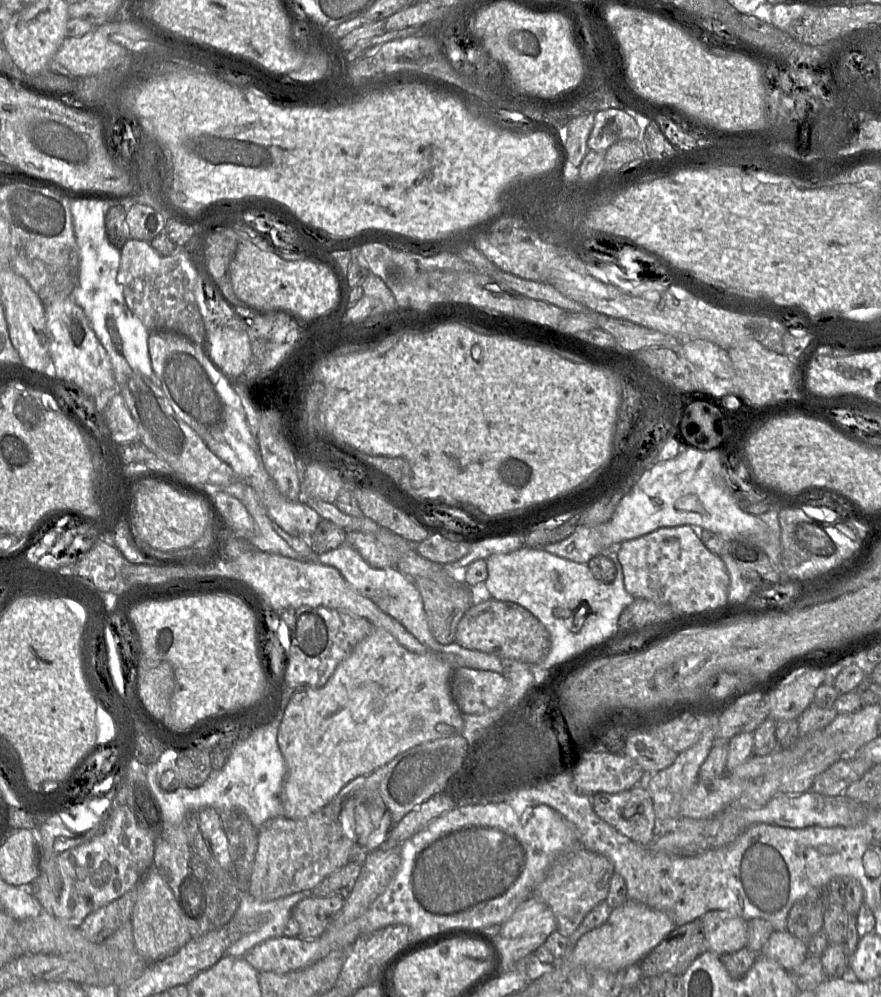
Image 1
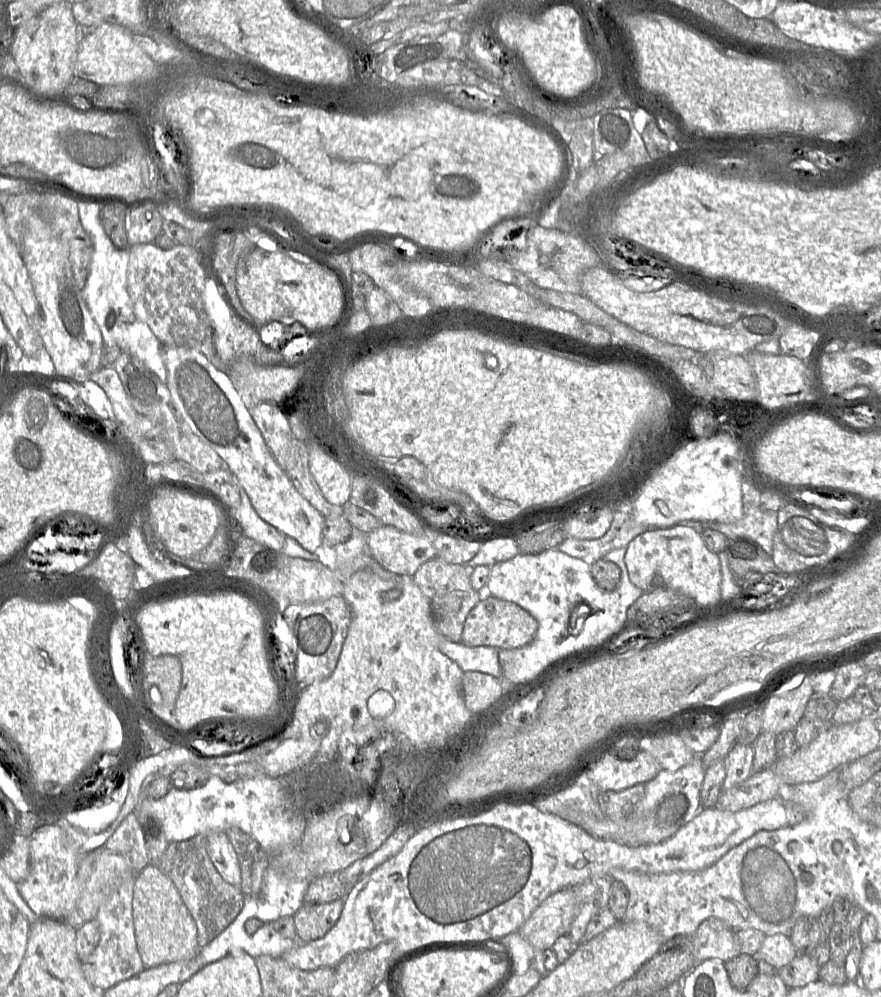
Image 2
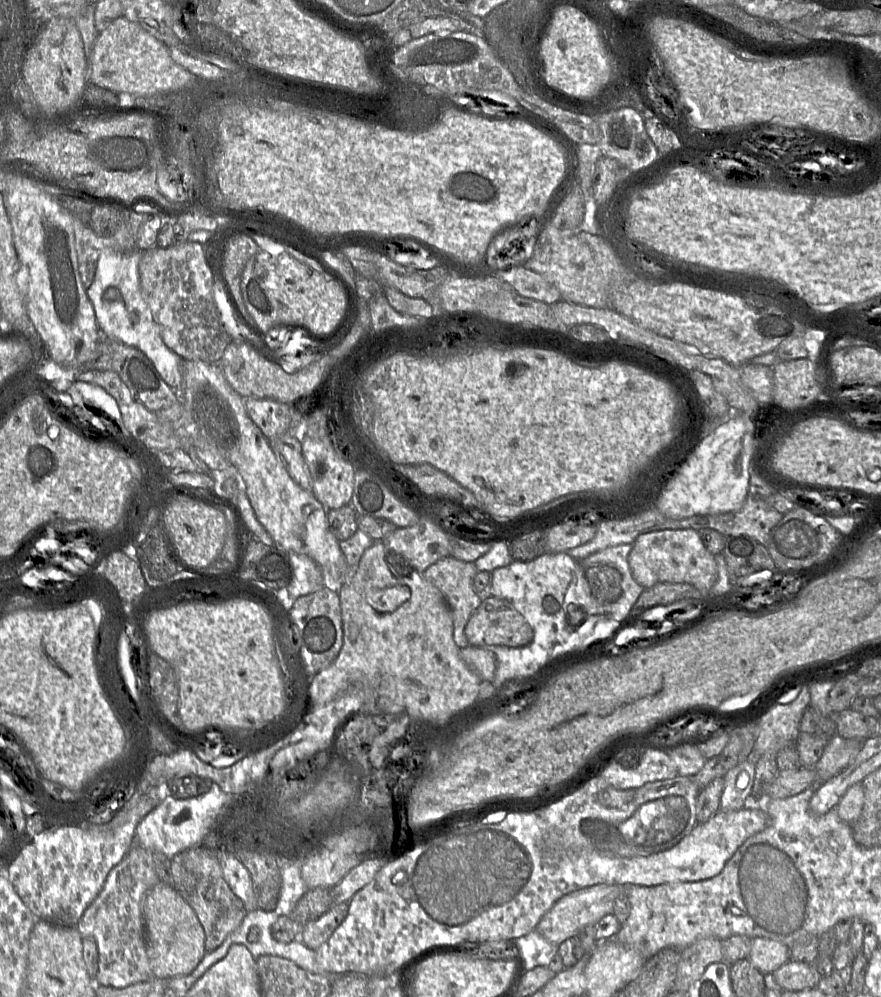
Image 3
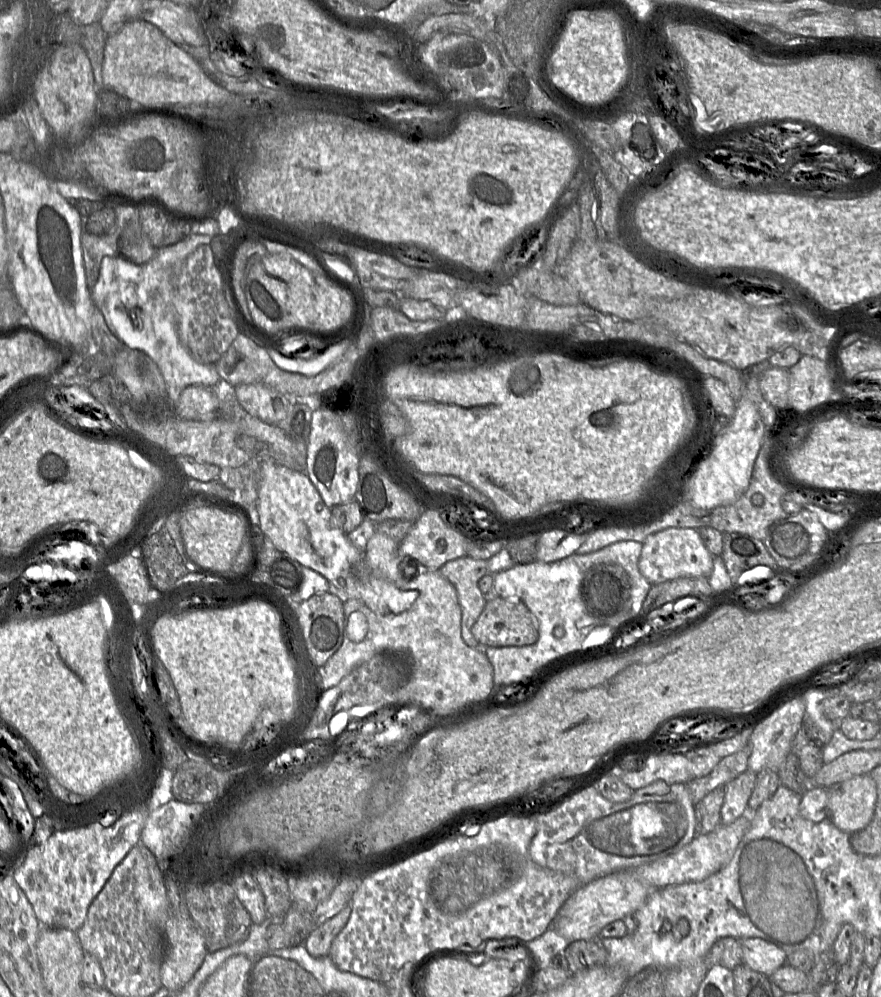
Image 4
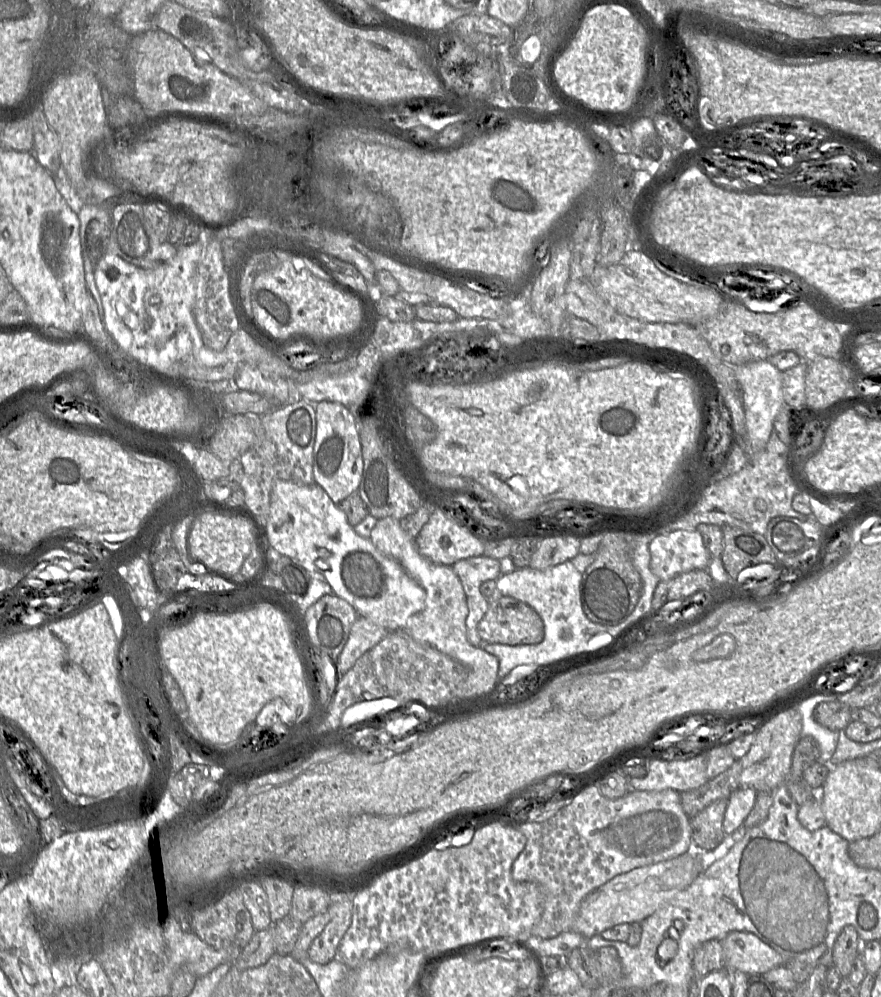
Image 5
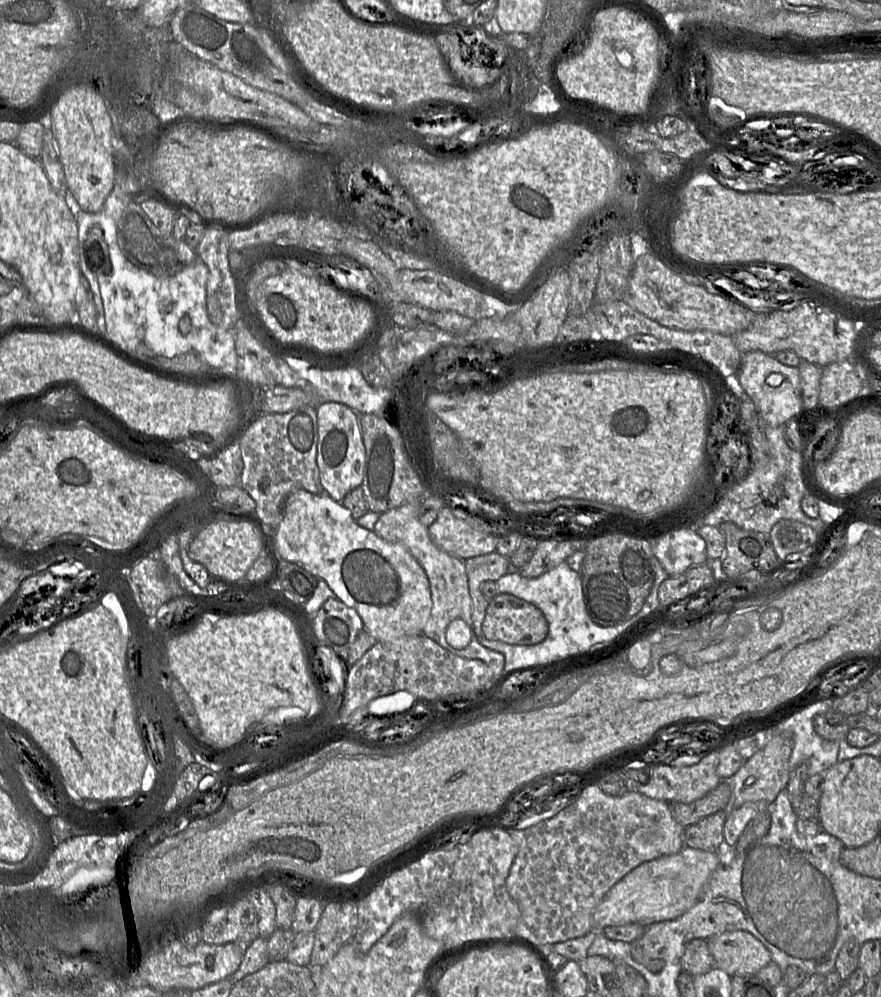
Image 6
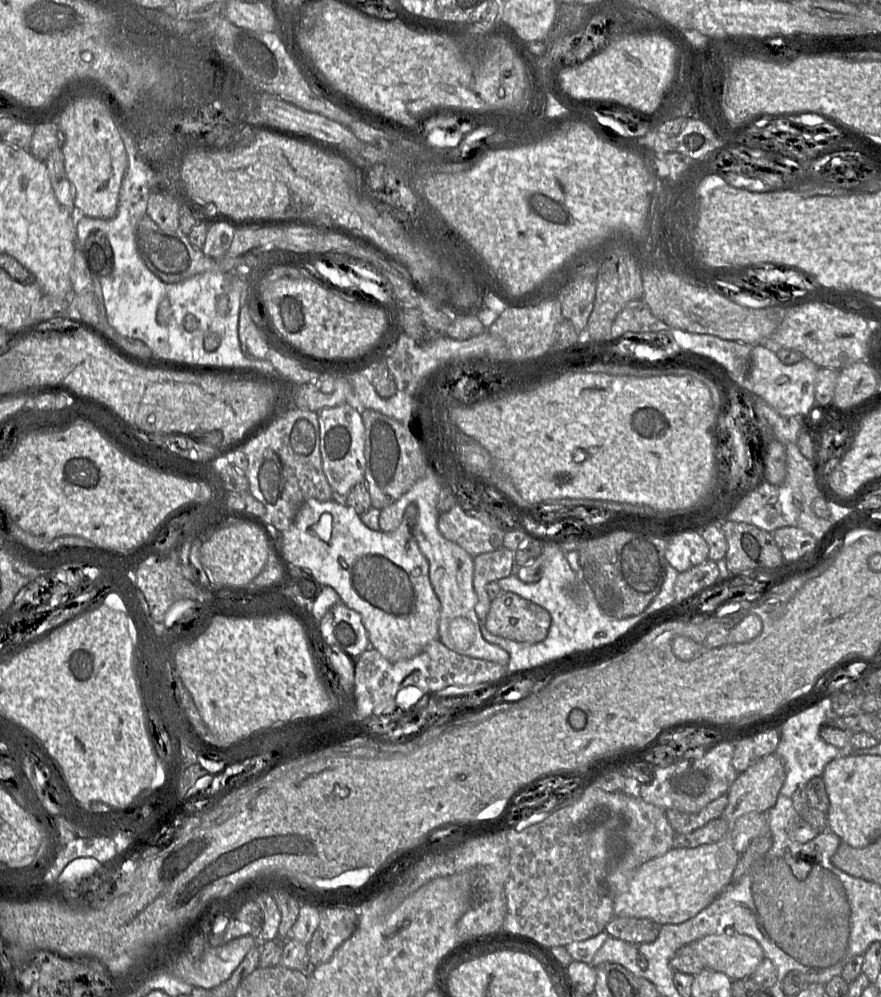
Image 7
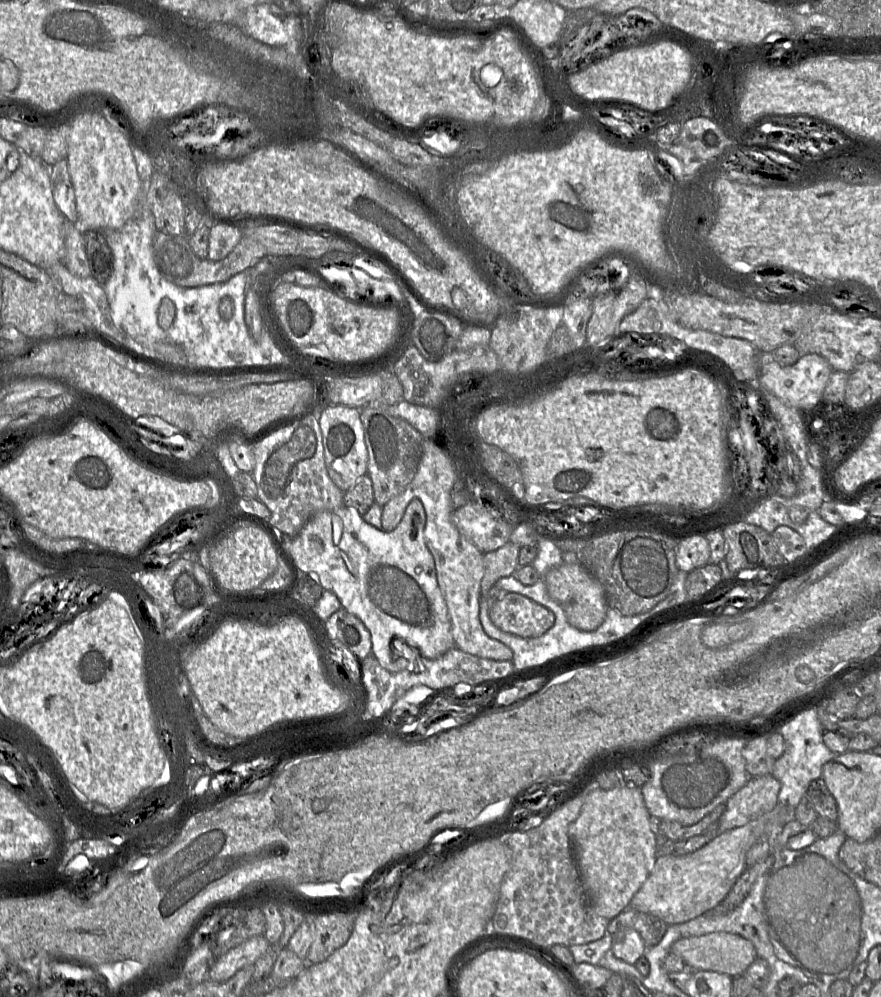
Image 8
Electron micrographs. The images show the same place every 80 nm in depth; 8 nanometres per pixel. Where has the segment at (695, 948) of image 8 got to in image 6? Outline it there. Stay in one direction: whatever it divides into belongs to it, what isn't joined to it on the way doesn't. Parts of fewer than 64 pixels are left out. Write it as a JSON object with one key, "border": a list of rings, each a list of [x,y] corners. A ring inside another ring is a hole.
{"border":[[[728,931],[706,940],[715,967],[731,977],[755,975],[772,961],[770,951],[747,931]]]}

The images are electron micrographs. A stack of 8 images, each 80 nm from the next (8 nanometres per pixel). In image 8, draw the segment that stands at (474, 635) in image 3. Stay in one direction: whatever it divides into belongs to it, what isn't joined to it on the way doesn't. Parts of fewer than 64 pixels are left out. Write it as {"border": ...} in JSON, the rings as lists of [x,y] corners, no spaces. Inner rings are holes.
{"border":[[[507,593],[492,603],[489,618],[502,632],[521,638],[540,637],[555,623],[549,609],[518,593]]]}

